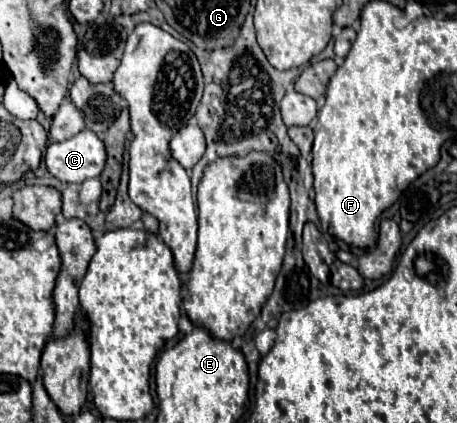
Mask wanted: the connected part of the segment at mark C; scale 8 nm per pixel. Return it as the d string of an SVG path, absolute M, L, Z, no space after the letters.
M89 128L81 130L77 136L53 142L45 150L45 166L47 170L61 182L85 182L87 178L95 178L105 168L105 146L97 134Z

